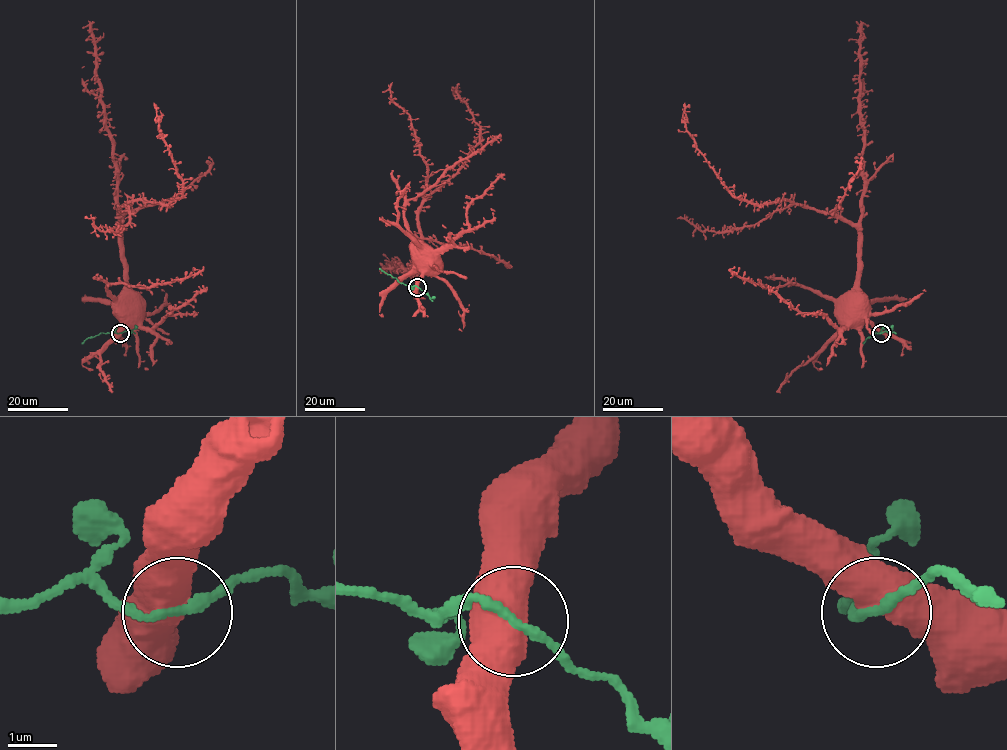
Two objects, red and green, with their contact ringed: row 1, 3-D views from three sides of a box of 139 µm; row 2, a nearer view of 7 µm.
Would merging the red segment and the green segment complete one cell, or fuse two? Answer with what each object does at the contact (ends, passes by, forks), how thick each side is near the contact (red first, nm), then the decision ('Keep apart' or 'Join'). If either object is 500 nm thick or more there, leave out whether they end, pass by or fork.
Thickness 650 nm (red) against 170 nm. Join

